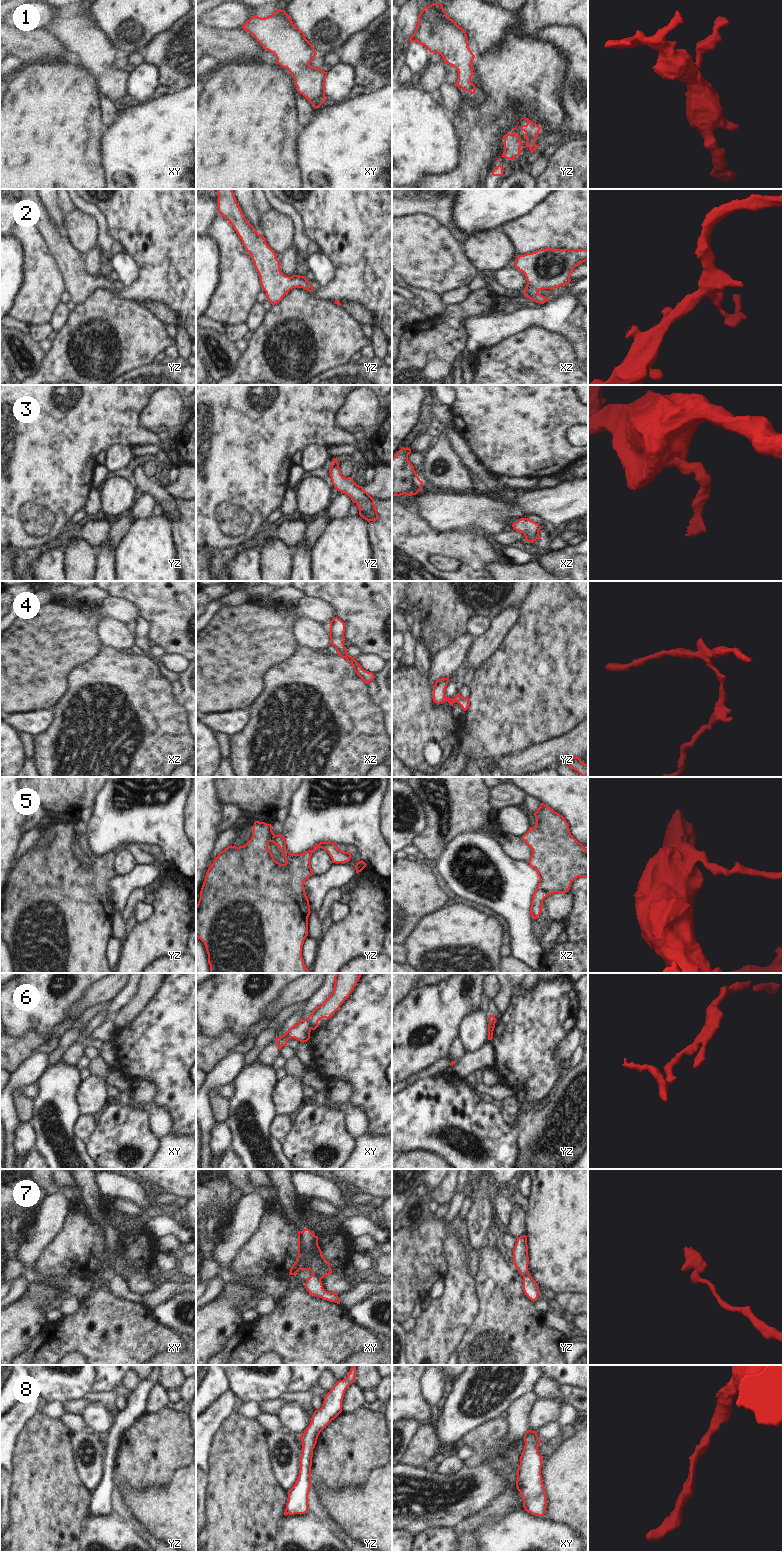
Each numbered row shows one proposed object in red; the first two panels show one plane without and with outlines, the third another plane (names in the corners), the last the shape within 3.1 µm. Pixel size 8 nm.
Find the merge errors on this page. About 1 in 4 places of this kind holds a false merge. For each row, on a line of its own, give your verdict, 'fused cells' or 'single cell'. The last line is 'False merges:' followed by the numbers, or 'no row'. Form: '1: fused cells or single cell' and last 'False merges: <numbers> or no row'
1: single cell
2: single cell
3: single cell
4: single cell
5: single cell
6: fused cells
7: fused cells
8: single cell
False merges: 6, 7

